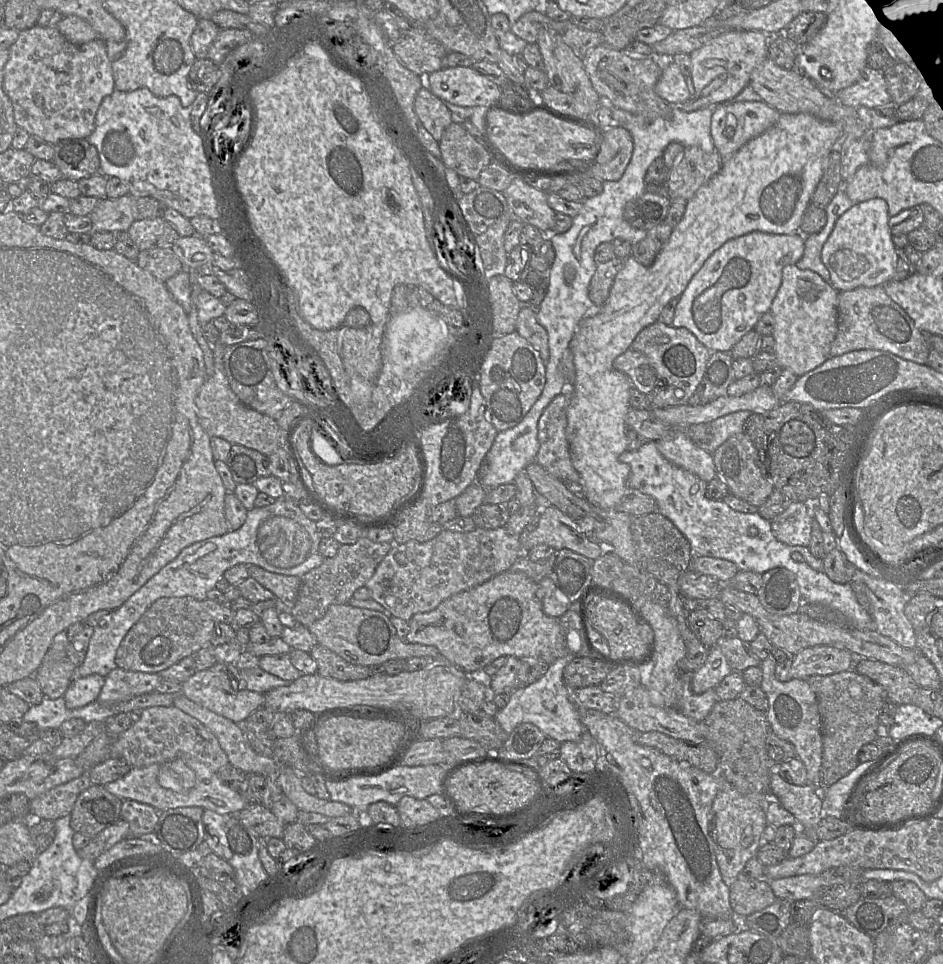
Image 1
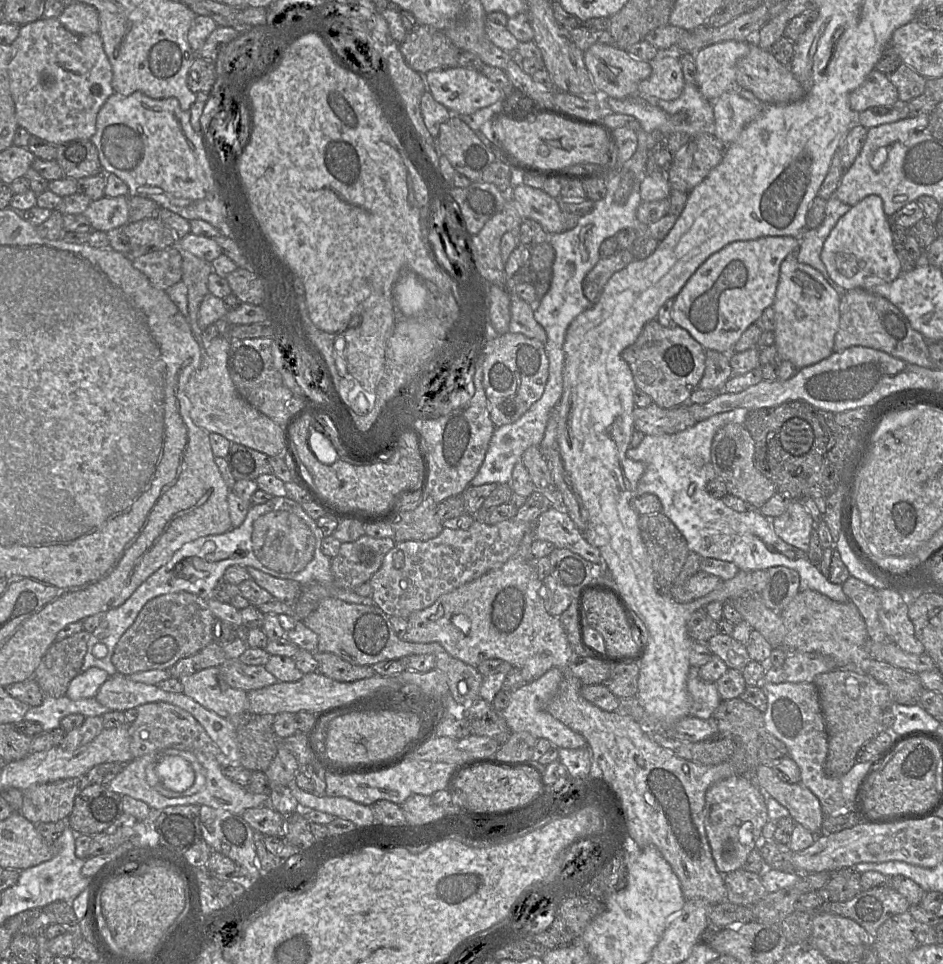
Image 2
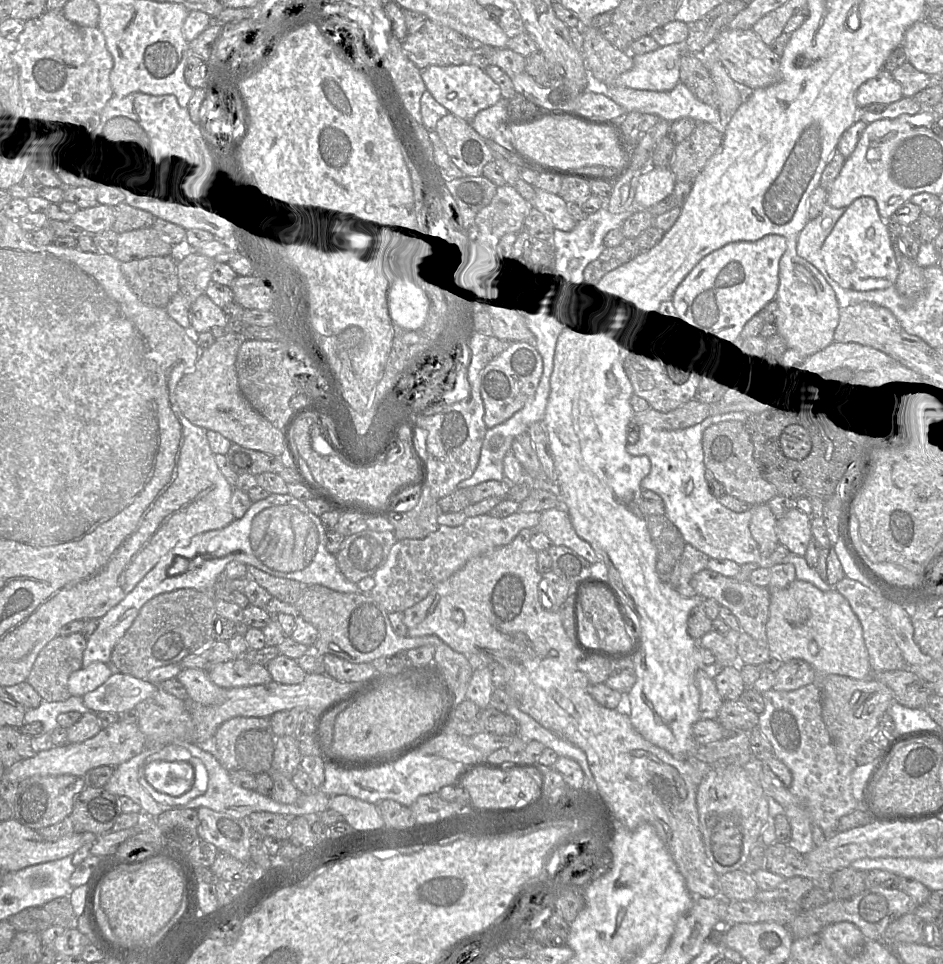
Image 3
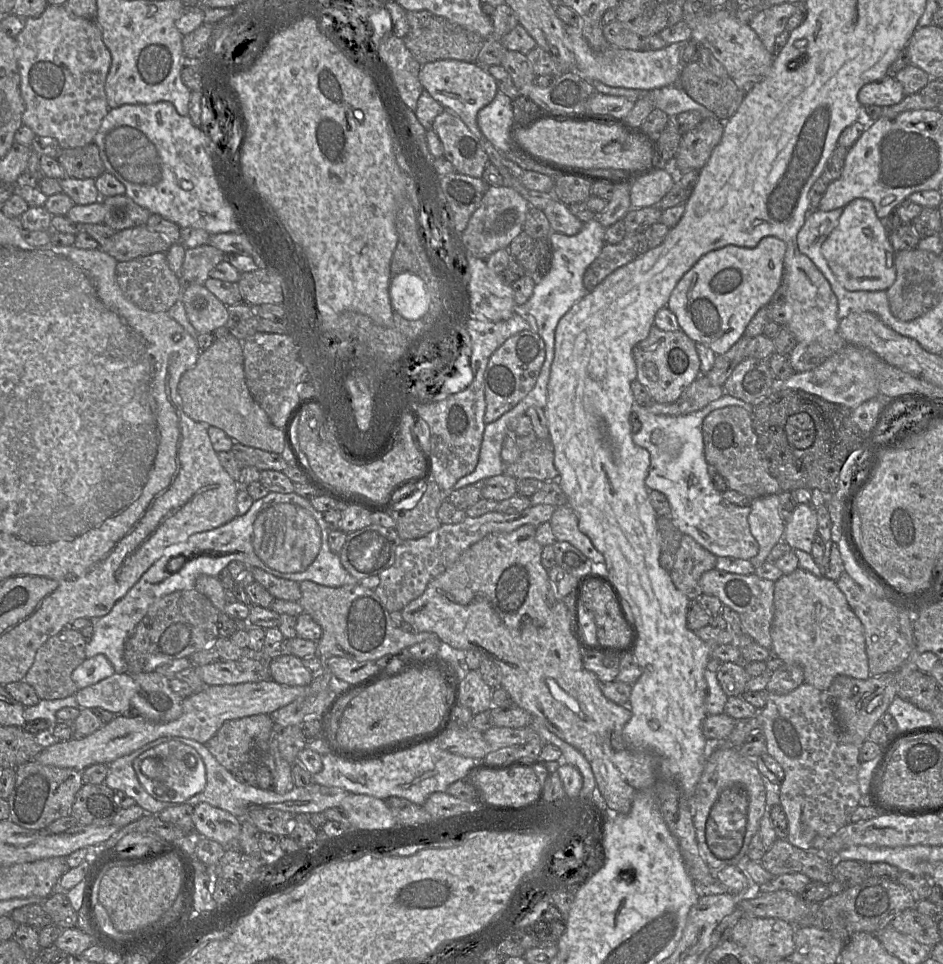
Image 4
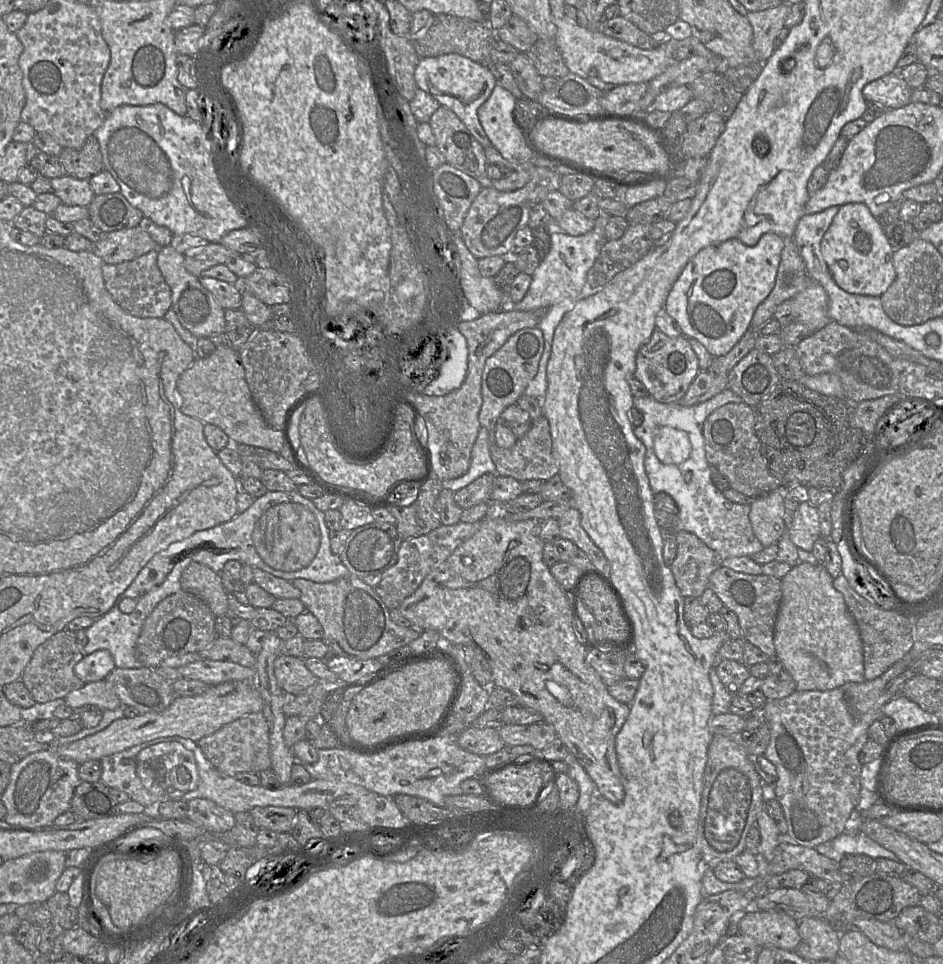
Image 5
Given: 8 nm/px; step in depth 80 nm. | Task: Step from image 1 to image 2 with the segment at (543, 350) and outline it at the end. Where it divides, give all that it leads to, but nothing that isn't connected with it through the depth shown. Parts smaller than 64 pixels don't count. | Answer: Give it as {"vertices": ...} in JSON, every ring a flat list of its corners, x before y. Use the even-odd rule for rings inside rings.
{"vertices":[[509,292,509,294,511,313,509,332,523,334,544,345,547,334,534,318,534,305,522,300,515,292]]}

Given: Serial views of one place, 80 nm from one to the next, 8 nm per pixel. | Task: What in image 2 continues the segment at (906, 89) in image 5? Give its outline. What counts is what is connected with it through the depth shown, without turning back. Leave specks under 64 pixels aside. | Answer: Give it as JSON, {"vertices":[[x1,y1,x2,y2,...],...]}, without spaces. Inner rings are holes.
{"vertices":[[873,69,865,81,849,96,849,104,855,112,876,106,894,106,899,103,898,91,887,75]]}

